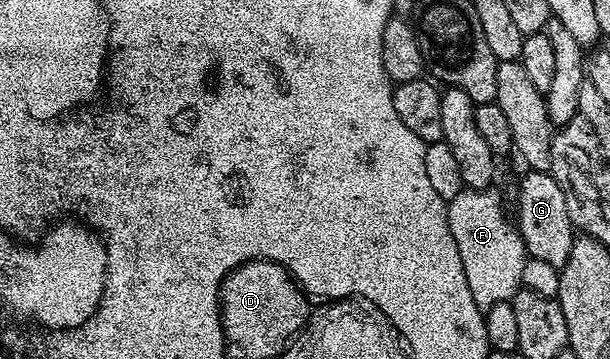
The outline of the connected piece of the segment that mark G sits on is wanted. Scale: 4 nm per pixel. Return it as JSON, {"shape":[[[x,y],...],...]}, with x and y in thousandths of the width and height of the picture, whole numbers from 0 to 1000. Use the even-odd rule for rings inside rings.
{"shape":[[[862,474],[859,485],[848,521],[846,635],[854,646],[866,719],[897,727],[897,738],[920,747],[930,716],[936,716],[936,682],[943,663],[943,635],[930,593],[923,526],[916,526],[910,493],[898,476]]]}

